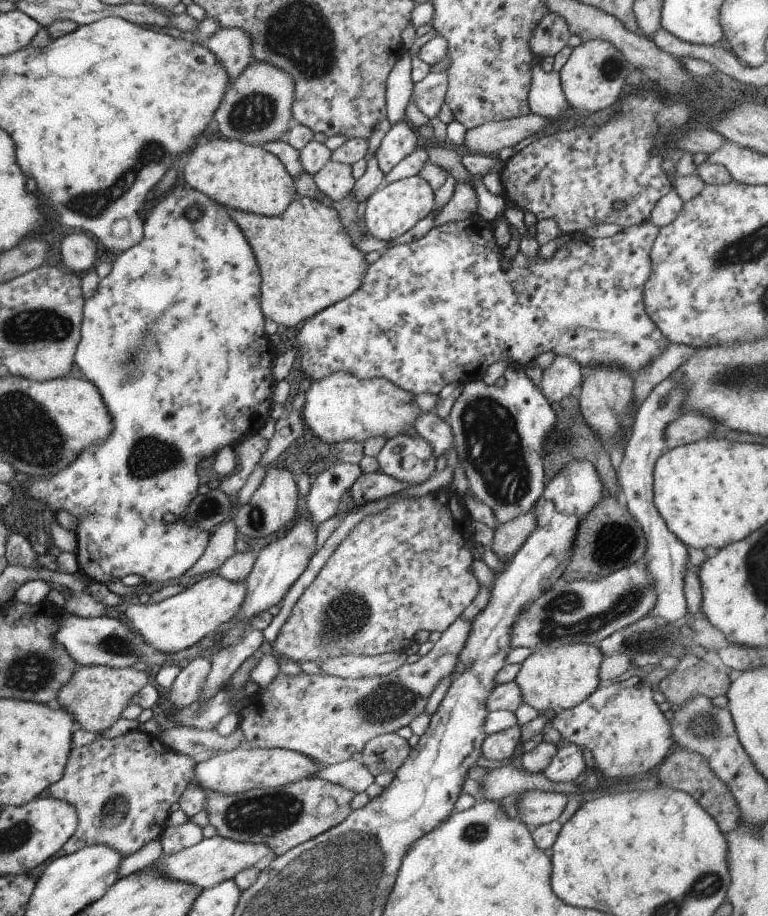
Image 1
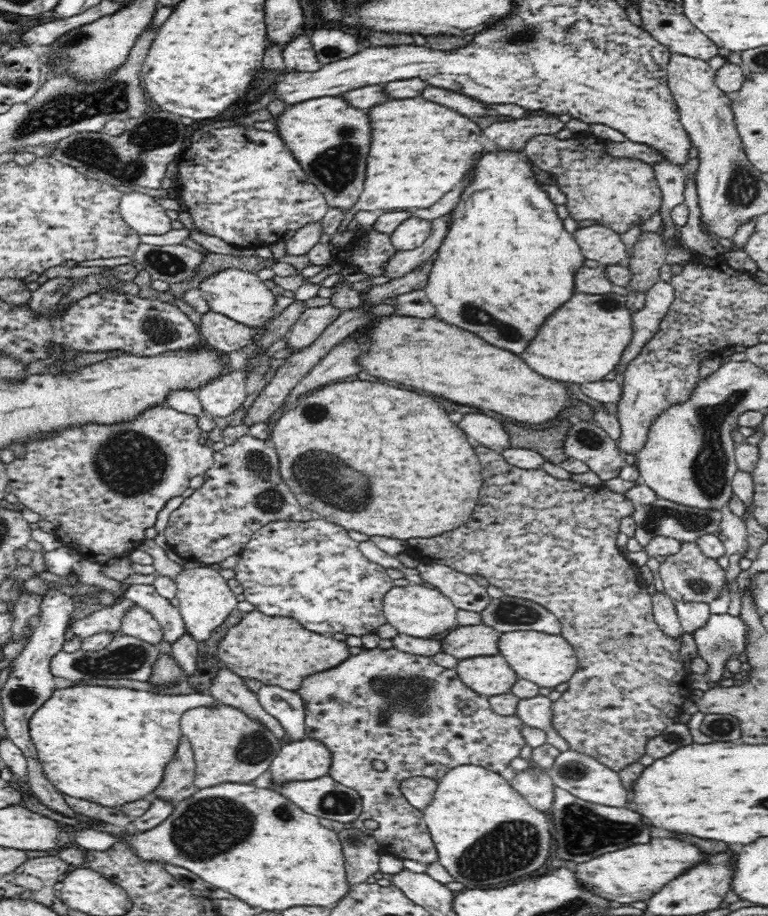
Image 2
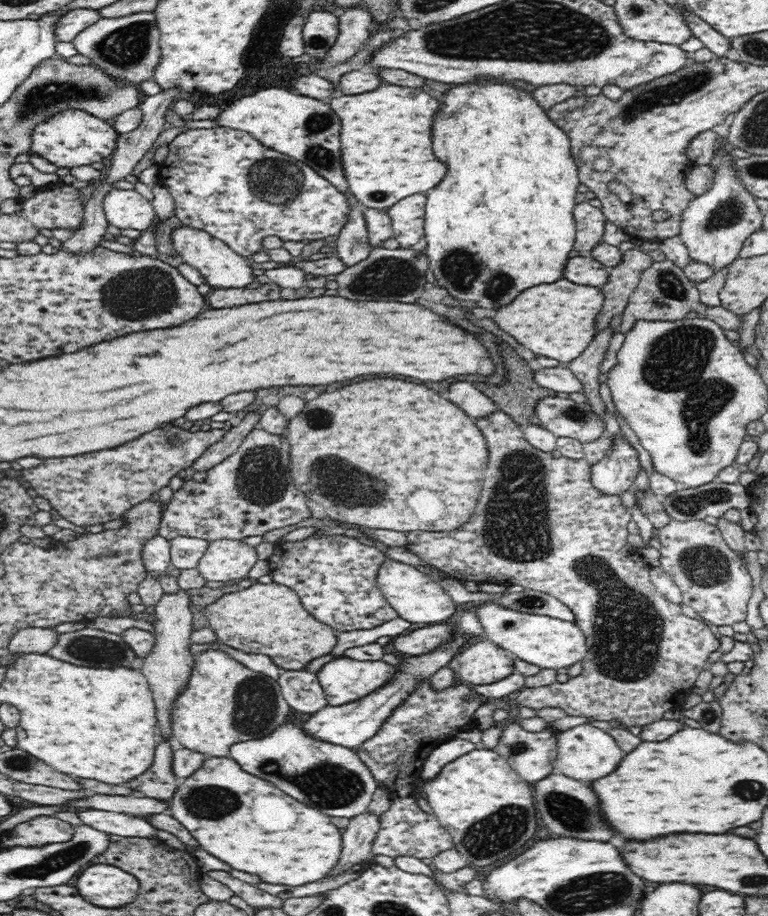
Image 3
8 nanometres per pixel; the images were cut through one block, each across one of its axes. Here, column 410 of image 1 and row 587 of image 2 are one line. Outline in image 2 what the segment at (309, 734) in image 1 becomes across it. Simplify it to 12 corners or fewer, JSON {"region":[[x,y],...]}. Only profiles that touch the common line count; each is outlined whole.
{"region":[[683,542],[655,574],[670,599],[709,604],[724,572]]}

